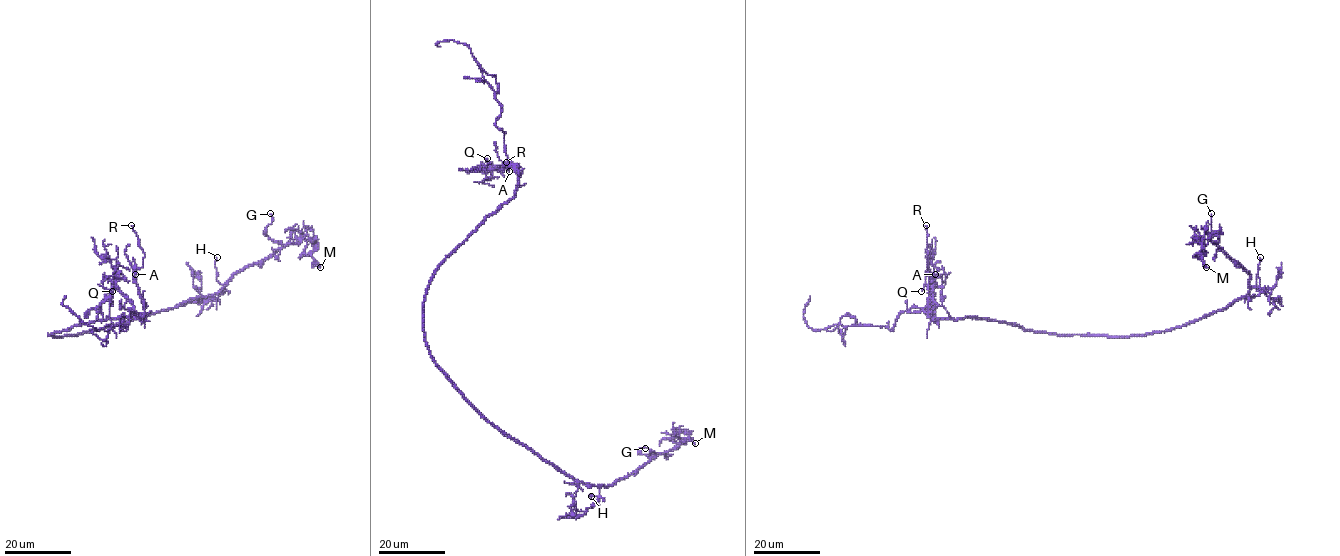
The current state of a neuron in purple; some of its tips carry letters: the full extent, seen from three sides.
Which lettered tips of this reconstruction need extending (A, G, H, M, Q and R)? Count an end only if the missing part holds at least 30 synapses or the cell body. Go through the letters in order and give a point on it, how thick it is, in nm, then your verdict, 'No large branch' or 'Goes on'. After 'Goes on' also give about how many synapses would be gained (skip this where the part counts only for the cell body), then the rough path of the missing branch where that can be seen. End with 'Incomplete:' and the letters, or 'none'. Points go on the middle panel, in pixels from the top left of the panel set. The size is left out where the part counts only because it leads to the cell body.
A: Place: (509, 171). Thickness 100 nm. No large branch
G: Place: (645, 448). Thickness 100 nm. No large branch
H: Place: (591, 496). Thickness 90 nm. No large branch
M: Place: (695, 443). Thickness 190 nm. No large branch
Q: Place: (487, 158). Thickness 110 nm. No large branch
R: Place: (506, 162). Thickness 110 nm. No large branch
Incomplete: none

